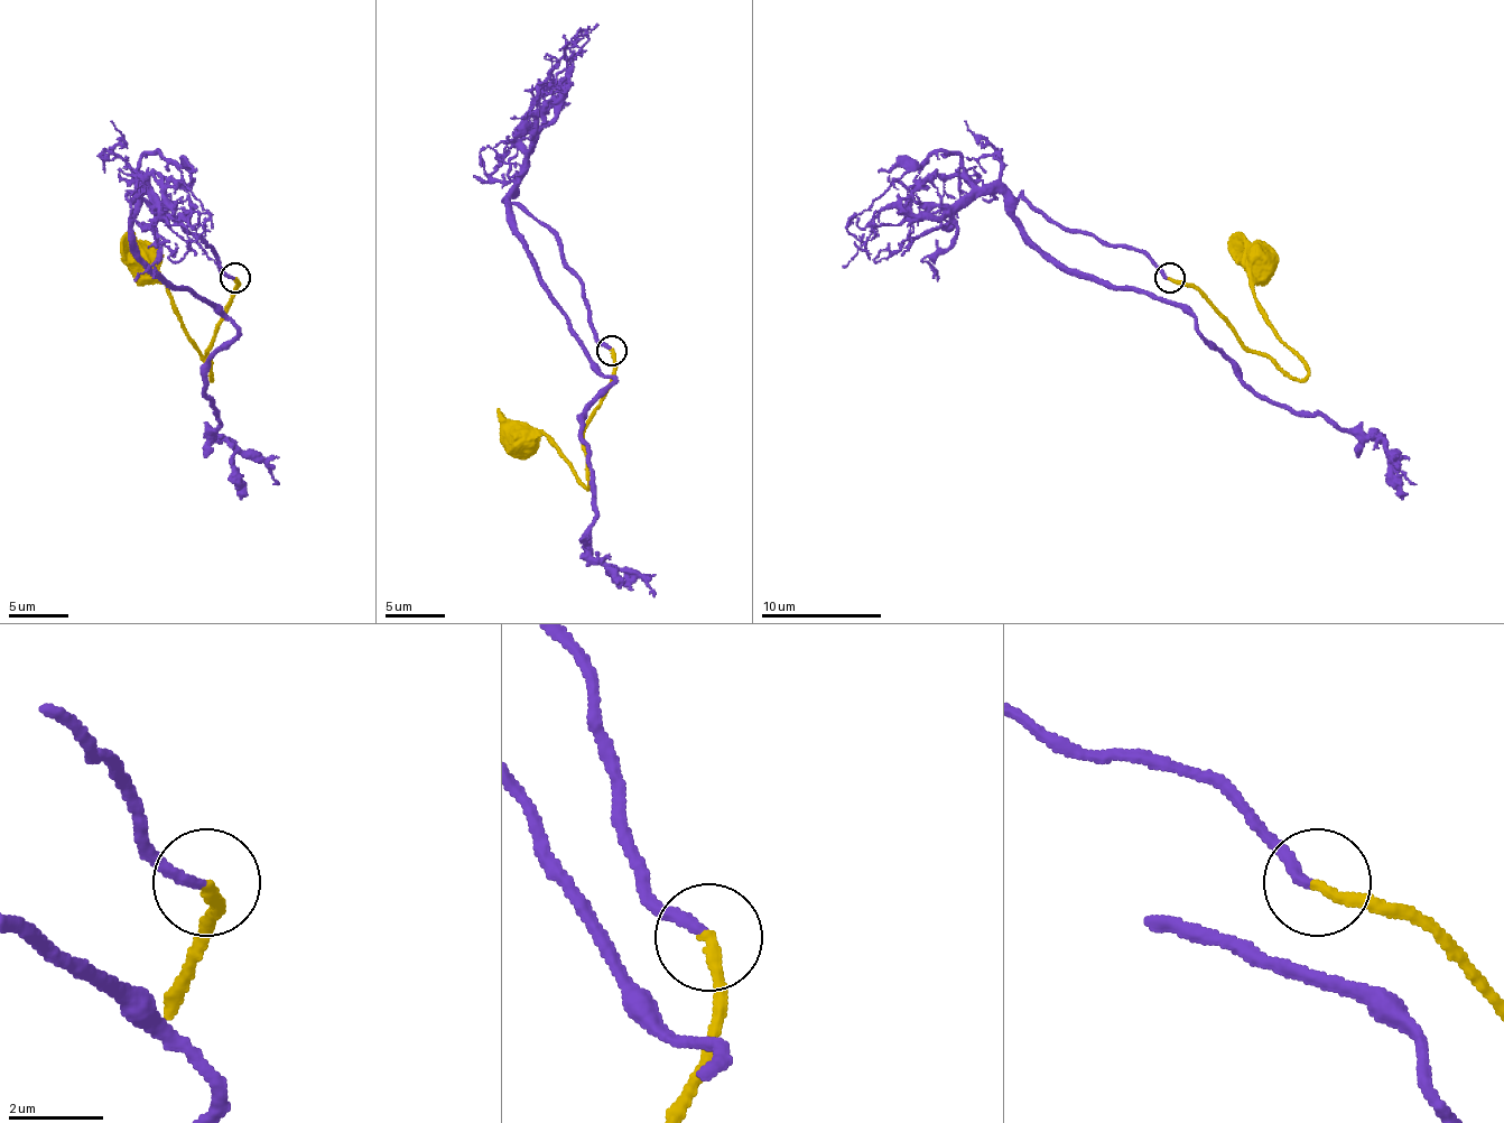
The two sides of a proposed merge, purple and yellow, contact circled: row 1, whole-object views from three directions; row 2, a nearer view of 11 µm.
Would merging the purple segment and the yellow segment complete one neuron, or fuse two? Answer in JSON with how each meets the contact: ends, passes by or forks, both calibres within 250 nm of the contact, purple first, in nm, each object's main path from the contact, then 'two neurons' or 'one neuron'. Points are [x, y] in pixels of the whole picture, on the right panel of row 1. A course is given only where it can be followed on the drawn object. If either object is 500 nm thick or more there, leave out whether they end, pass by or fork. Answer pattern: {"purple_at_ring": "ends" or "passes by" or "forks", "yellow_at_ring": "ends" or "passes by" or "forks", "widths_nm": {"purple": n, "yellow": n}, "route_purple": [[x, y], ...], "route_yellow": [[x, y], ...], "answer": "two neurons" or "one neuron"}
{"purple_at_ring": "ends", "yellow_at_ring": "ends", "widths_nm": {"purple": 220, "yellow": 240}, "route_purple": [[1167, 277], [1019, 195], [1013, 220], [1049, 256], [1179, 304], [1249, 386], [1384, 443], [1417, 484]], "route_yellow": [[1170, 277], [1197, 289], [1245, 346], [1302, 379], [1308, 368], [1281, 340], [1245, 250], [1231, 234]], "answer": "one neuron"}

